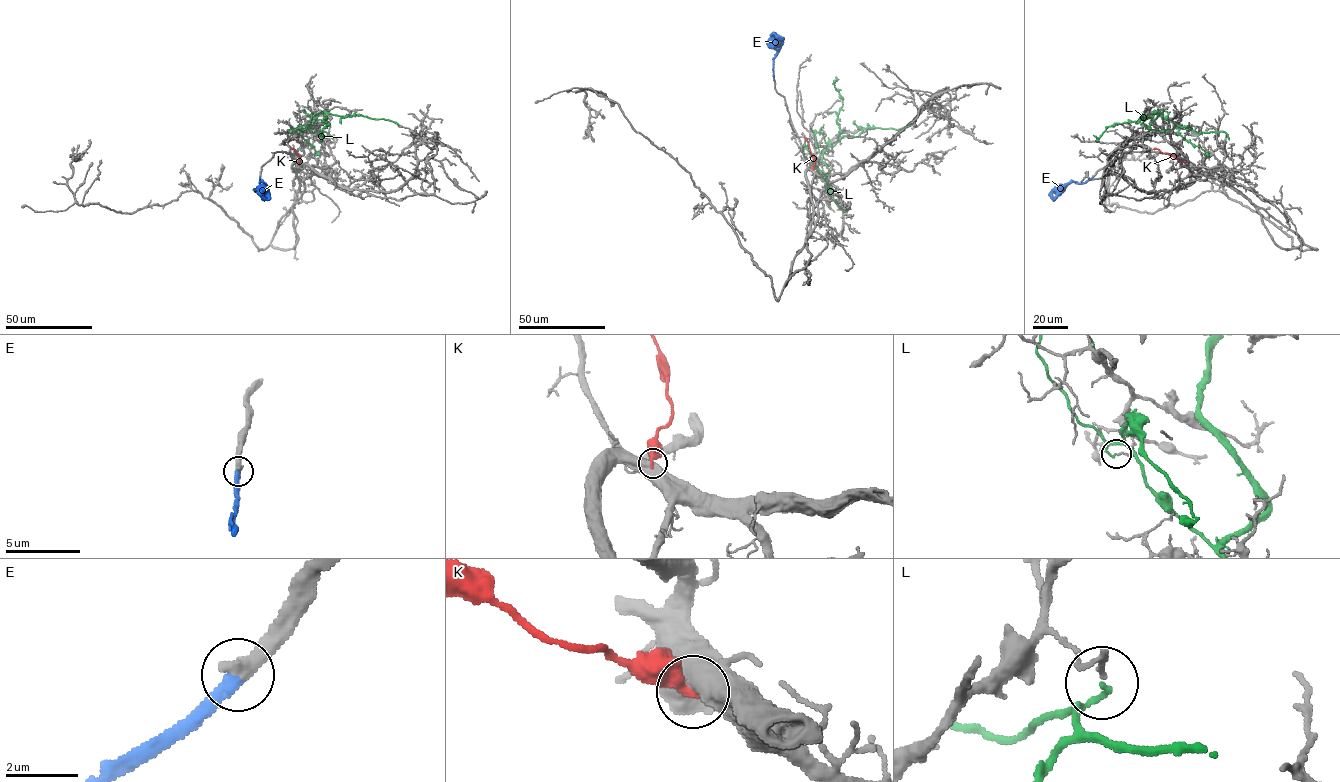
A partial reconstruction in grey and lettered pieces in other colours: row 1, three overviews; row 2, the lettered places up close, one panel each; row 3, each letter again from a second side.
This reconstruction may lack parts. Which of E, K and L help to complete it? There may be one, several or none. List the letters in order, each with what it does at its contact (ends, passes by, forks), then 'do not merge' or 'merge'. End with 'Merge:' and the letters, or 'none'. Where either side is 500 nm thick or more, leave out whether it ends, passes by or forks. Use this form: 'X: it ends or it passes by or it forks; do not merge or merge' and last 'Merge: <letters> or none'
E: it ends; merge
K: do not merge
L: it ends; do not merge
Merge: E

